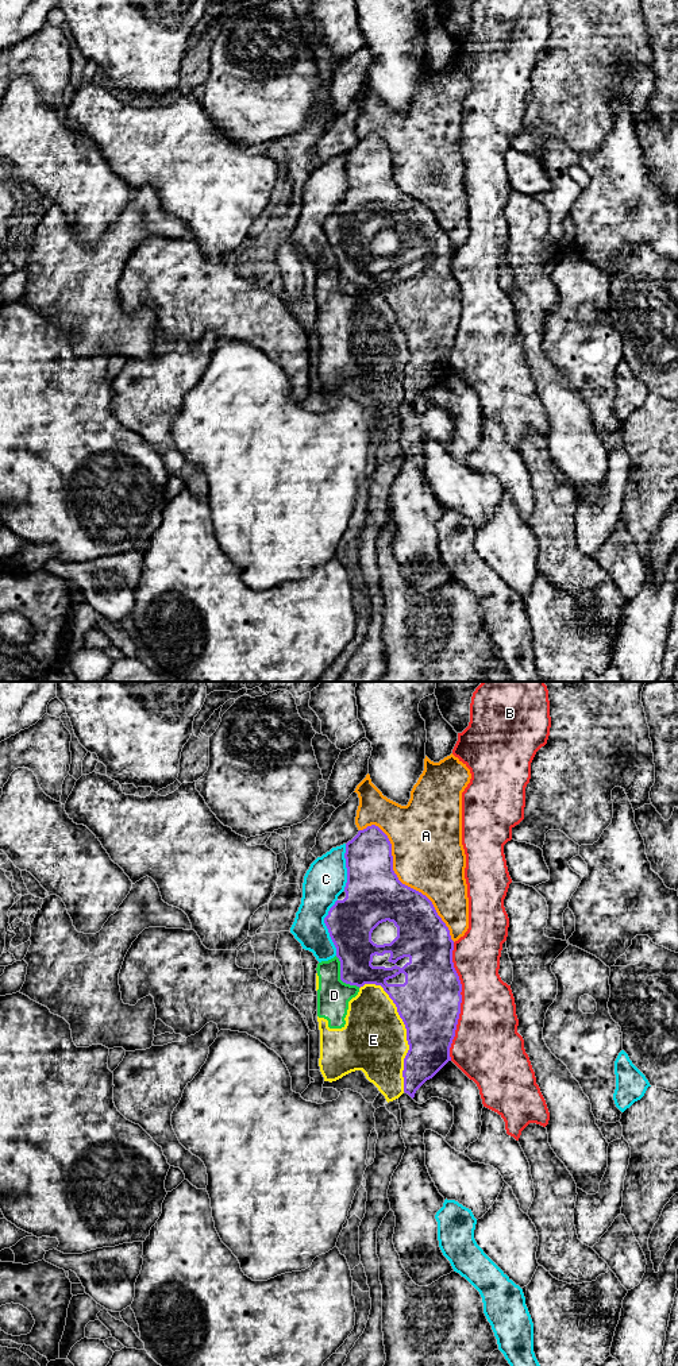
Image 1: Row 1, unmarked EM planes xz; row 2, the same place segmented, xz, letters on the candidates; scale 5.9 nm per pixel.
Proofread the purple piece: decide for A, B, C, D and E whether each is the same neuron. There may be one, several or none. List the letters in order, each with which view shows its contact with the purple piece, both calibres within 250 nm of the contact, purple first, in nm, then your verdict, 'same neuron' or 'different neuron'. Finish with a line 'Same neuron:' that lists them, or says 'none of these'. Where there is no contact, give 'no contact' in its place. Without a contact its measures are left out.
A: xz | 340/420 nm | different neuron
B: xz | 380/360 nm | different neuron
C: xz | 280/220 nm | different neuron
D: xz | 220/190 nm | different neuron
E: xz | 380/380 nm | different neuron
Same neuron: none of these

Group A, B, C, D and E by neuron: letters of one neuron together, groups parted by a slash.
A / B / C / D E

